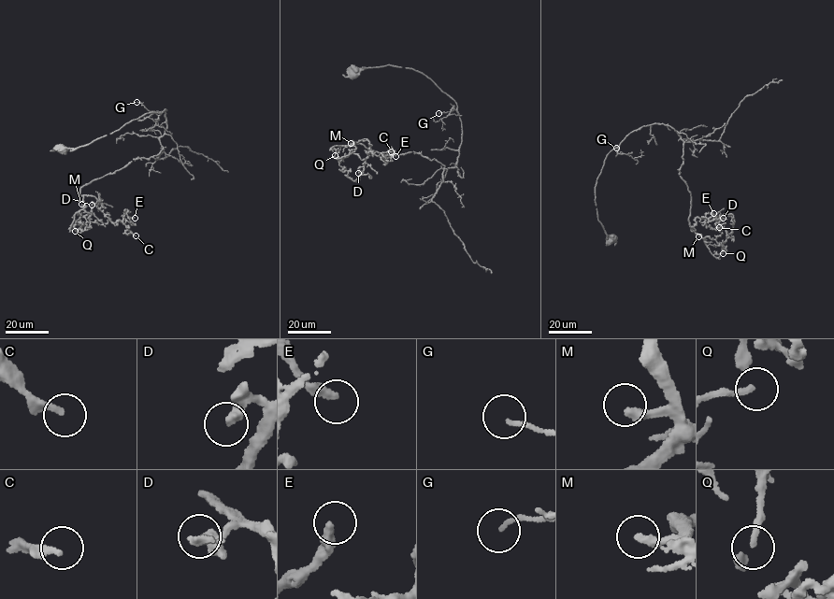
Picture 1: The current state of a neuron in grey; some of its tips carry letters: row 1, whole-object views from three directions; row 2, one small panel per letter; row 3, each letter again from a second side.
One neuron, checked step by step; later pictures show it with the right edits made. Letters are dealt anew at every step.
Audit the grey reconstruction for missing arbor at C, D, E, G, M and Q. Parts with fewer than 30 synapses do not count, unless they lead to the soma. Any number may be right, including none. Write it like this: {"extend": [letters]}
{"extend": []}

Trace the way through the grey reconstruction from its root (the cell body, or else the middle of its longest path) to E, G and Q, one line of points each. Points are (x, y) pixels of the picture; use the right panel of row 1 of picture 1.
E: (611, 238), (596, 181), (646, 125), (683, 142), (691, 230), (698, 218), (715, 228), (713, 213)
G: (611, 238), (608, 236), (598, 221), (594, 192), (606, 158), (612, 149), (619, 149), (616, 148)
Q: (611, 238), (595, 202), (604, 160), (631, 132), (663, 123), (683, 142), (691, 229), (723, 253)

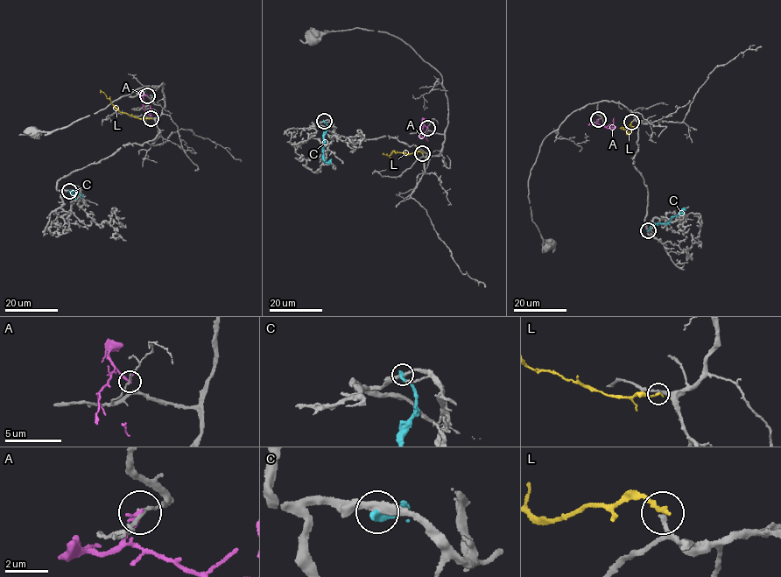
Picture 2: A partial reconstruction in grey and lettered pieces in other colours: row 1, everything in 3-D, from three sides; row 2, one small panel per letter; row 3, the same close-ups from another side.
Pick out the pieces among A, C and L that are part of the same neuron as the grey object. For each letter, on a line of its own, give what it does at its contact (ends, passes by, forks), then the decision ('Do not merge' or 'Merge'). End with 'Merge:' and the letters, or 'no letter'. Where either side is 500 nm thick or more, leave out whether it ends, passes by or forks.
A: It ends there. Do not merge
C: It ends there. Do not merge
L: It ends there. Merge
Merge: L

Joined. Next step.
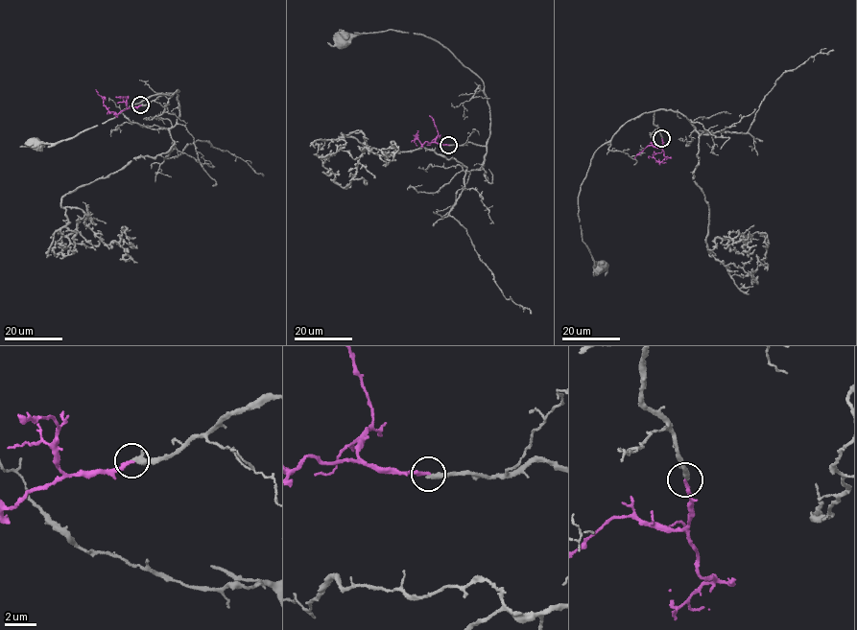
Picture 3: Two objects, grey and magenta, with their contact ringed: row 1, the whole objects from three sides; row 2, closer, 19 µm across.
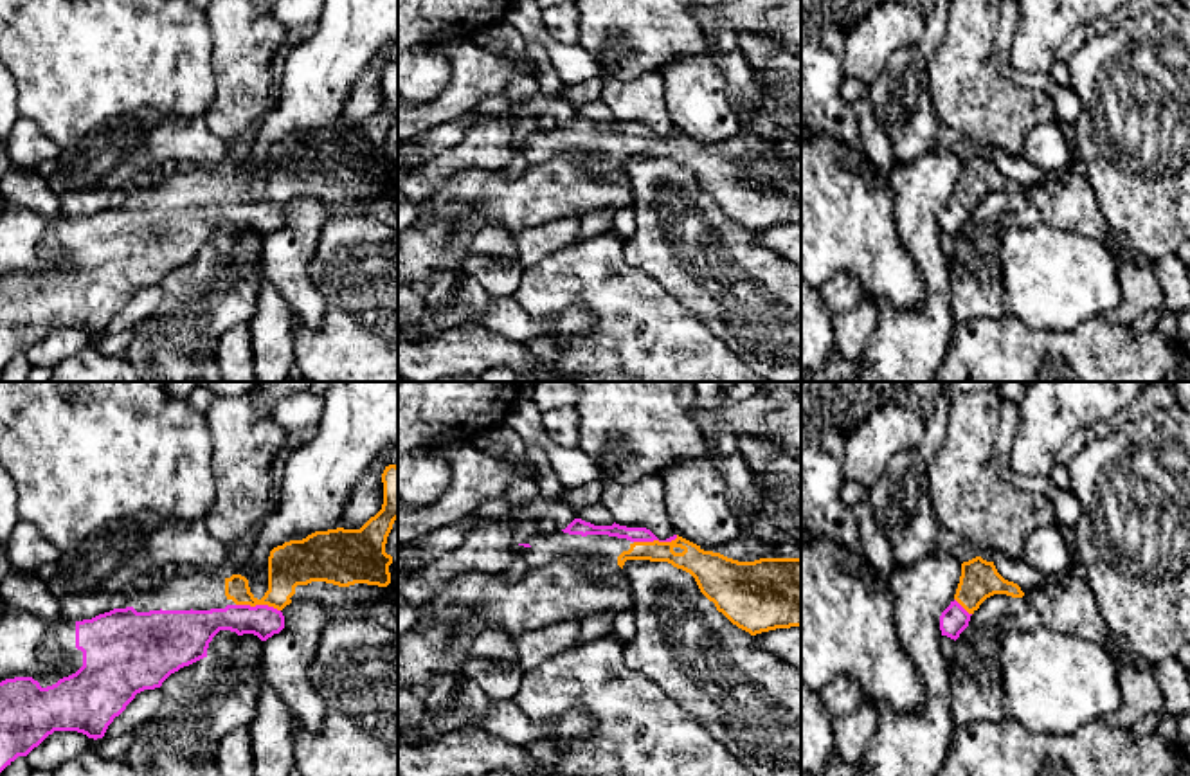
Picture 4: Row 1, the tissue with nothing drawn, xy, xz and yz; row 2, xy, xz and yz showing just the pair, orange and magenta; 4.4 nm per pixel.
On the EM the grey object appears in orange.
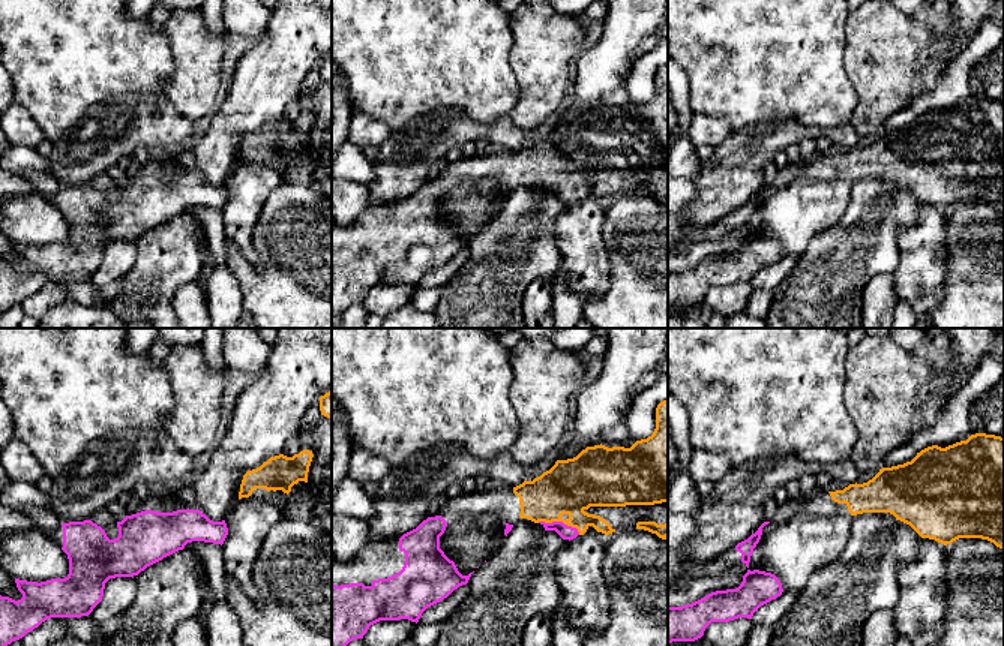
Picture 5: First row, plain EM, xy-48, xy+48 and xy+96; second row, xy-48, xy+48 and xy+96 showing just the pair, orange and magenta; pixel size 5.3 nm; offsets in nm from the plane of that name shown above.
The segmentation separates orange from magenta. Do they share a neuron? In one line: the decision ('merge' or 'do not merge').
merge

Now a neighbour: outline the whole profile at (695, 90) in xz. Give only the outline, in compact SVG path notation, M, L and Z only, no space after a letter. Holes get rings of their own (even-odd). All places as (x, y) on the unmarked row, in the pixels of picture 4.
M713 56L675 58L659 72L675 131L697 142L717 142L744 130L727 101L726 77Z

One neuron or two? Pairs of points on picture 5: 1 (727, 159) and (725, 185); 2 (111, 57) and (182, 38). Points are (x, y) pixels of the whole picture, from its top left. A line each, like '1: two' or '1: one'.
1: one
2: two

